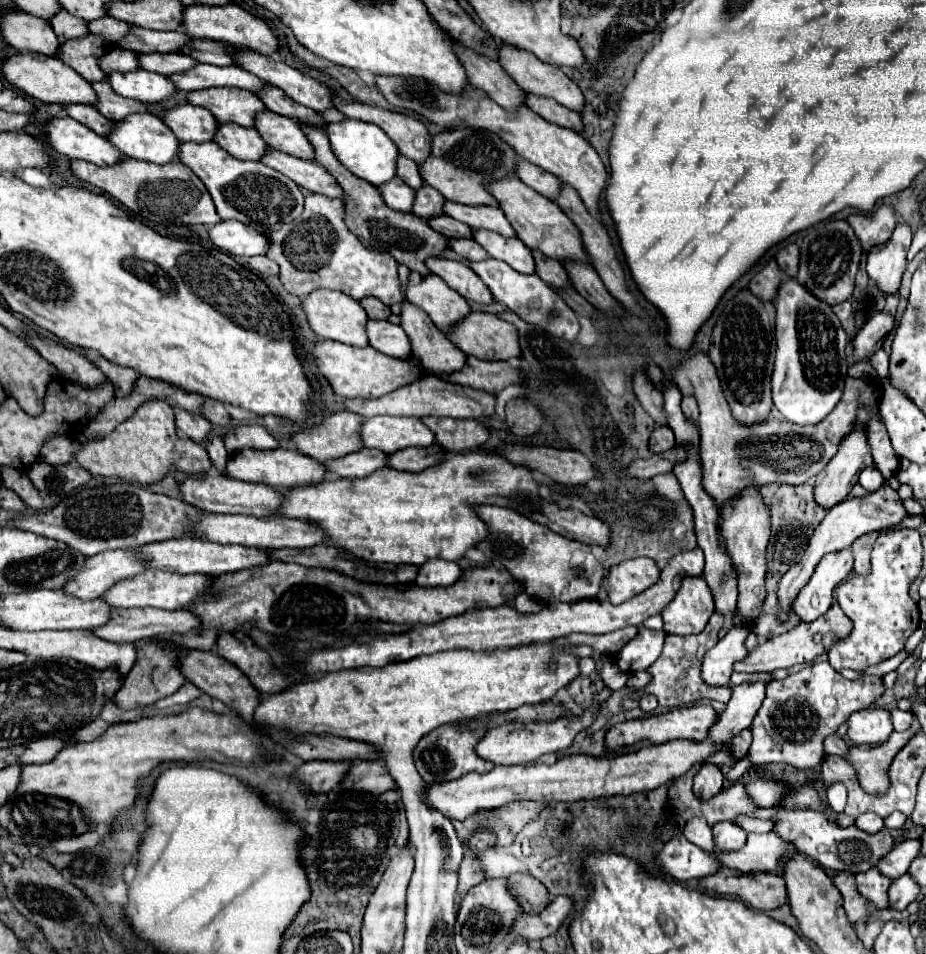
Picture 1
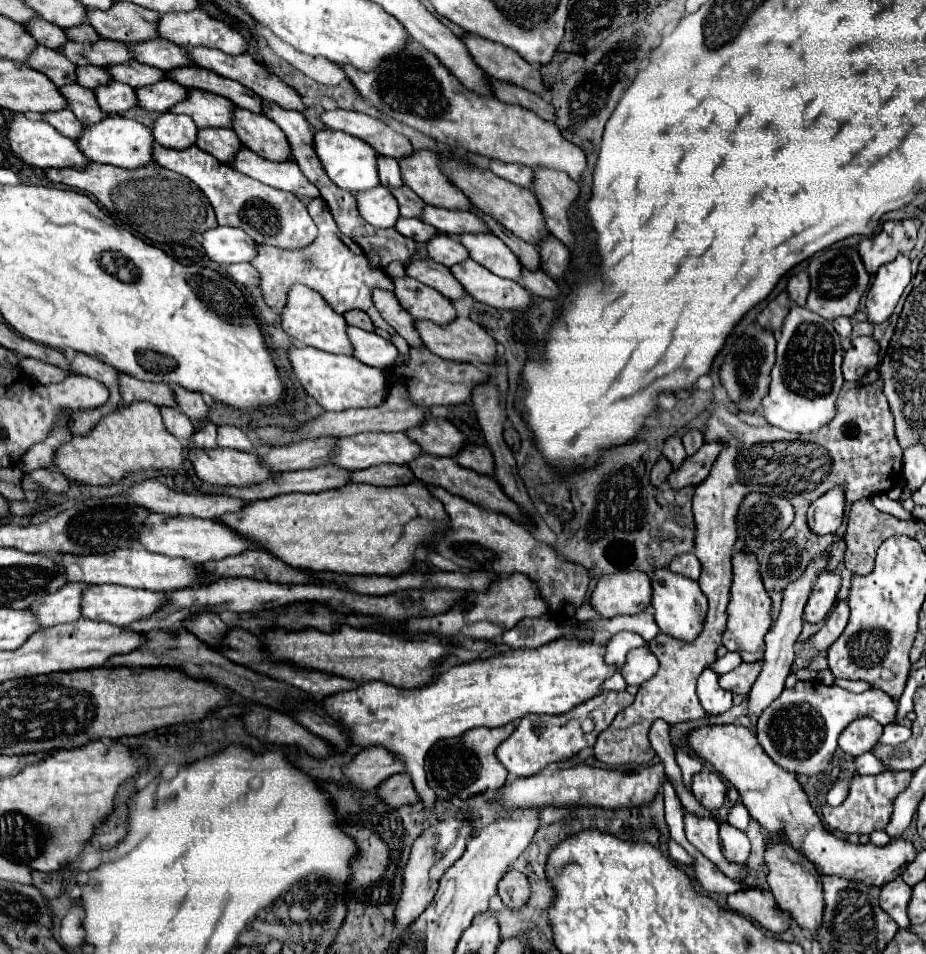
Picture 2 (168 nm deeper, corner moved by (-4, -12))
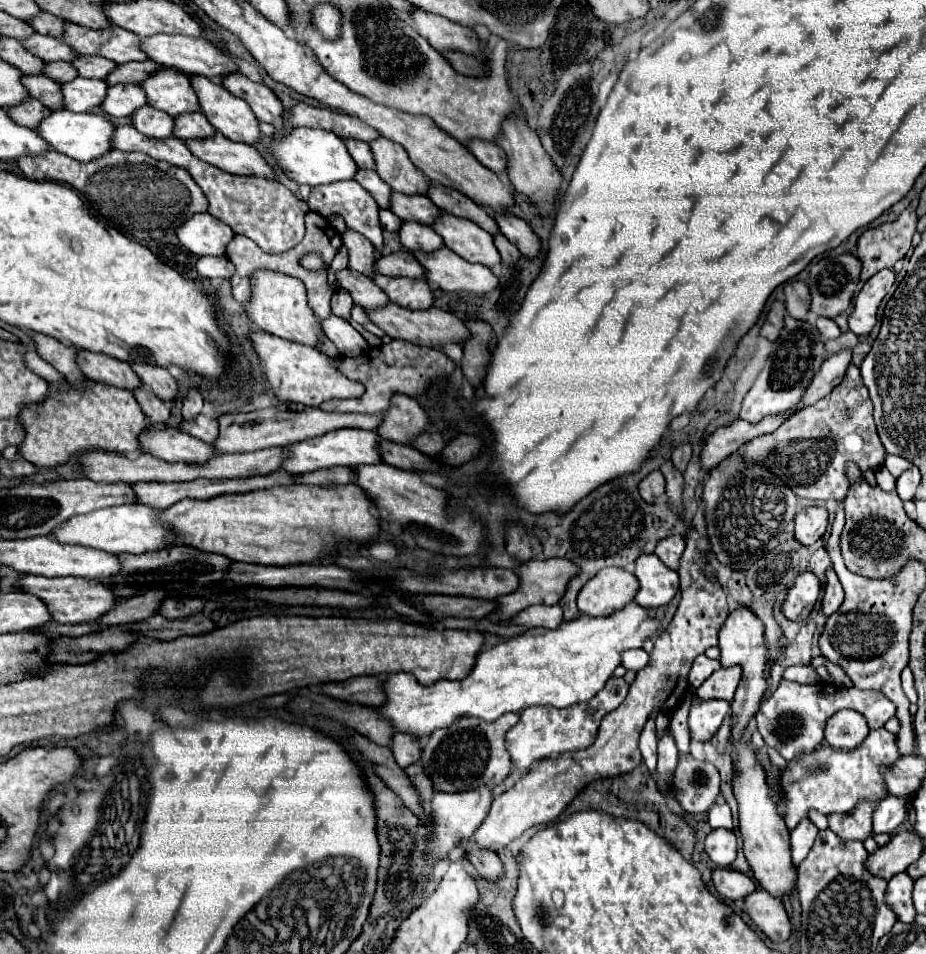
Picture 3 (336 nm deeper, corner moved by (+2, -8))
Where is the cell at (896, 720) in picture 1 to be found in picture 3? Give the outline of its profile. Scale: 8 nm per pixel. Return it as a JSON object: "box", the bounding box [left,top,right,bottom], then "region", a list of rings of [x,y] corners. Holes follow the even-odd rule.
{"box":[778,728,900,830],"region":[[[886,728],[870,730],[866,740],[852,748],[818,748],[810,754],[800,754],[790,760],[786,768],[780,770],[778,788],[784,798],[784,806],[780,806],[780,816],[784,818],[788,830],[794,830],[804,818],[810,818],[810,812],[820,814],[850,814],[860,802],[878,804],[888,794],[888,786],[884,780],[884,770],[892,766],[900,758],[896,748],[896,736]]]}

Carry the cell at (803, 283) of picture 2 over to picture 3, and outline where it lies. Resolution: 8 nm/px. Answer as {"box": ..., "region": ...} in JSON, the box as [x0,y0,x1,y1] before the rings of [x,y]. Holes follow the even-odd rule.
{"box":[784,282,810,320],"region":[[[790,282],[784,286],[786,296],[786,310],[792,318],[806,320],[808,308],[810,308],[810,292],[804,282]]]}

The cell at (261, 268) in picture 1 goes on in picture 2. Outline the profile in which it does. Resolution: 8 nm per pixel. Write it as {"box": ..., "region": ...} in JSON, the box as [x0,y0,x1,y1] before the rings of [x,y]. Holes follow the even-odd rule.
{"box":[228,264,260,286],"region":[[[230,264],[228,274],[234,282],[244,284],[244,286],[252,286],[260,282],[260,274],[252,264]]]}

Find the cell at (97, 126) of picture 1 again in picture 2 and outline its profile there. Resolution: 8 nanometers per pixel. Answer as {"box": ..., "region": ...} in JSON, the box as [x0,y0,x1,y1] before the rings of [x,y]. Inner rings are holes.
{"box":[44,110,86,140],"region":[[[60,110],[60,112],[46,112],[44,120],[52,124],[56,130],[60,130],[64,136],[76,140],[76,136],[84,134],[86,126],[78,122],[78,118],[72,114],[72,110]]]}

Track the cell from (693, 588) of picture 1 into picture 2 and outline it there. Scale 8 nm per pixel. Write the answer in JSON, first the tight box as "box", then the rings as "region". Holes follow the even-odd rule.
{"box":[652,568,708,642],"region":[[[668,568],[656,570],[652,578],[652,606],[654,606],[654,618],[660,628],[660,632],[684,640],[684,642],[694,642],[694,638],[700,636],[700,630],[704,626],[704,618],[708,612],[708,600],[704,598],[698,582],[684,578],[680,574],[672,574]]]}

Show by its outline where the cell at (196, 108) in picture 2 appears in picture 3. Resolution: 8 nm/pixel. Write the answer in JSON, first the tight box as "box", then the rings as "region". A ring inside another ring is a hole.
{"box":[140,68,200,116],"region":[[[164,68],[158,70],[158,74],[150,74],[140,88],[146,92],[146,100],[152,108],[164,110],[170,116],[200,110],[198,96],[194,94],[190,80],[174,68]]]}

